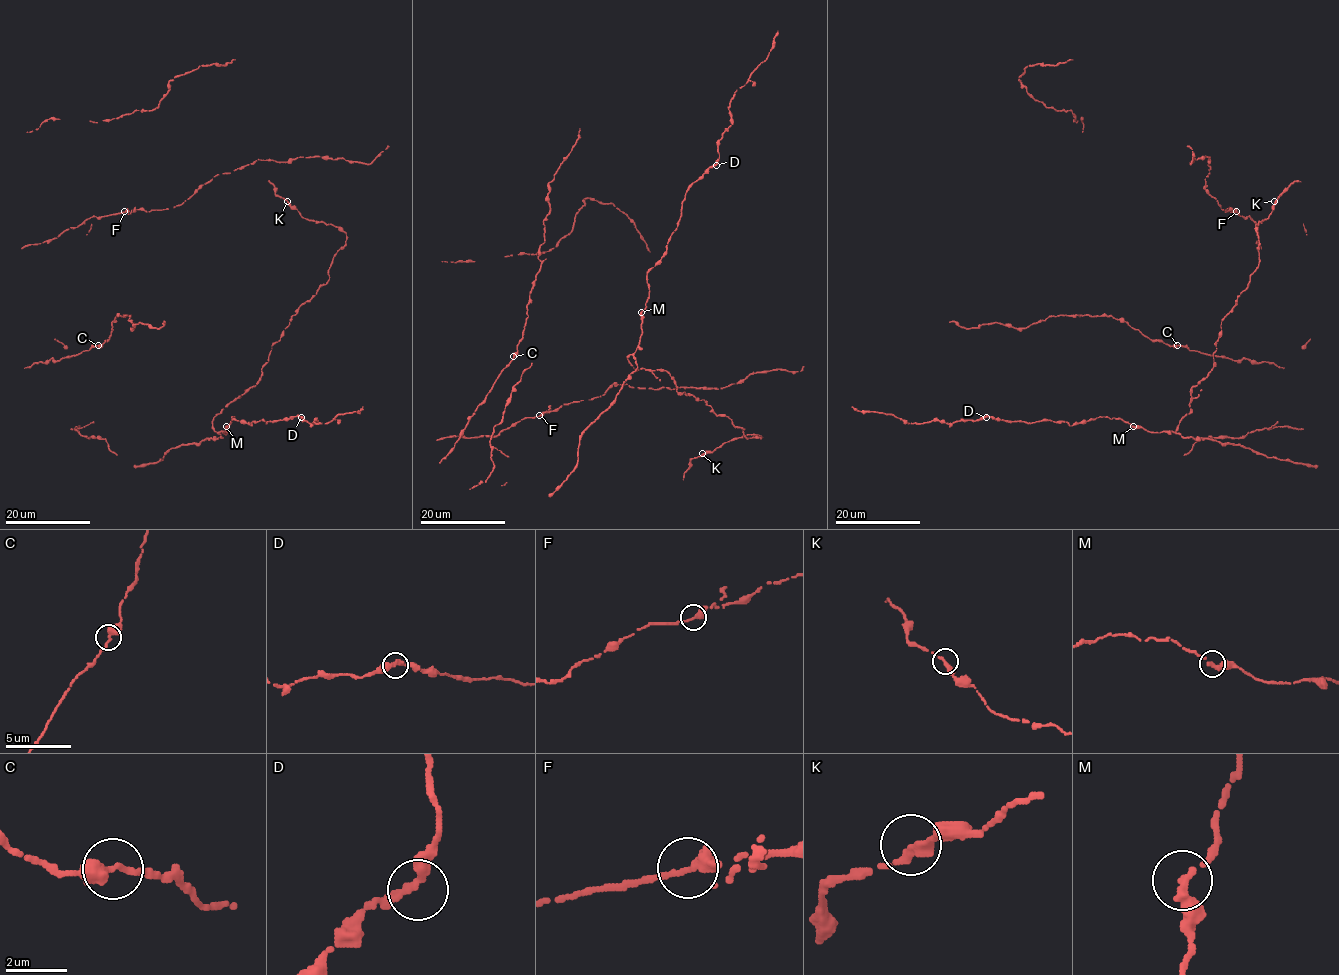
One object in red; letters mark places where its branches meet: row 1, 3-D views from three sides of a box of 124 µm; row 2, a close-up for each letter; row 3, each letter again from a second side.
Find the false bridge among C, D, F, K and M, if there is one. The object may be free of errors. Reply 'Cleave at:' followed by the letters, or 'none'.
Cleave at: none

